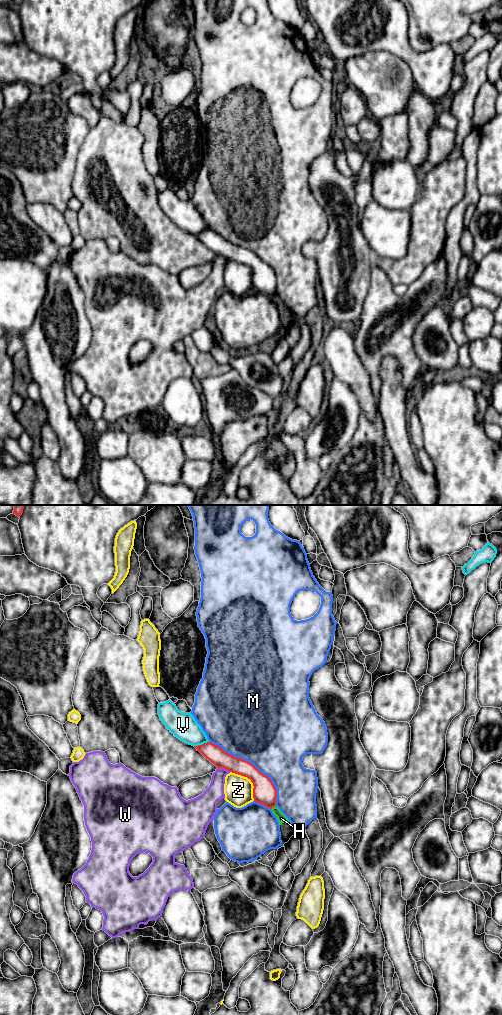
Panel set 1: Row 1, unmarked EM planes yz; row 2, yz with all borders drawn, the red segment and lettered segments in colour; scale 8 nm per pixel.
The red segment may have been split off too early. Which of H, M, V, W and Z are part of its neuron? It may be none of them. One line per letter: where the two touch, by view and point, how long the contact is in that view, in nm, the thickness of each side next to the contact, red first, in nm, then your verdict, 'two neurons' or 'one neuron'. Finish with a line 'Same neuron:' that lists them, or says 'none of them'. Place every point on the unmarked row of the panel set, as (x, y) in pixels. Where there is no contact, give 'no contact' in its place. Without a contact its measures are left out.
H: yz (273, 294) | 50 nm | 190/70 nm | two neurons
M: yz (253, 253) | 750 nm | 190/500 nm | two neurons
V: yz (202, 232) | 130 nm | 140/220 nm | two neurons
W: yz (223, 255) | 110 nm | 140/150 nm | two neurons
Z: yz (250, 267) | 300 nm | 190/240 nm | two neurons
Same neuron: none of them

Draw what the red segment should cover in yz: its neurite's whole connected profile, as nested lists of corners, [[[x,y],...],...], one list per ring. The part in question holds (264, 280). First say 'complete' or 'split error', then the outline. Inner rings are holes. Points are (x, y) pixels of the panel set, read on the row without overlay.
complete | [[[211,230],[194,234],[206,247],[217,256],[247,265],[253,271],[254,289],[272,297],[276,294],[277,278],[271,267],[260,260],[253,252],[232,244],[221,235]]]

